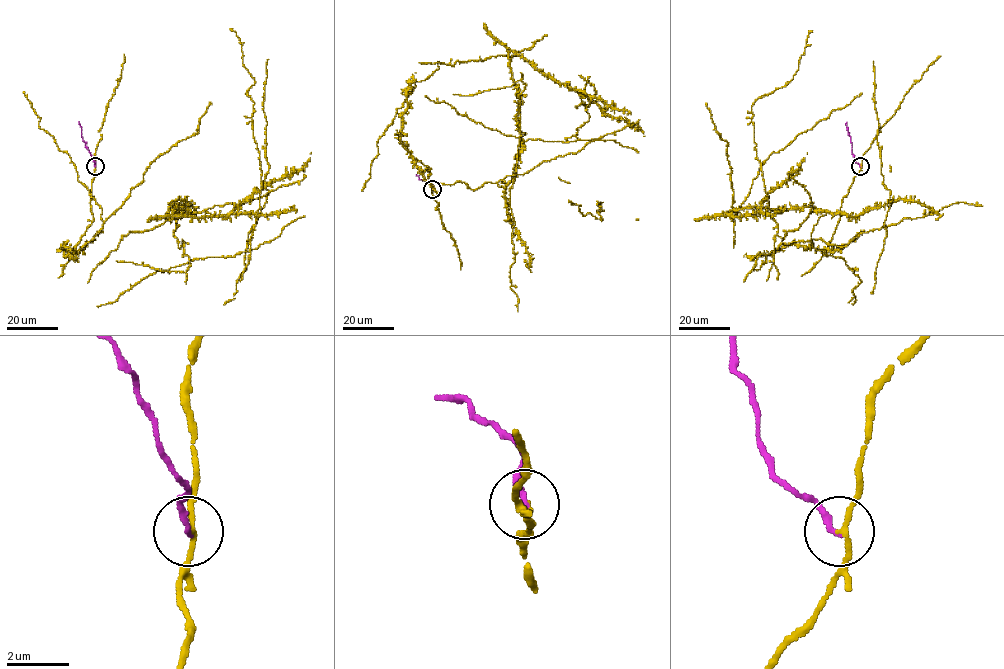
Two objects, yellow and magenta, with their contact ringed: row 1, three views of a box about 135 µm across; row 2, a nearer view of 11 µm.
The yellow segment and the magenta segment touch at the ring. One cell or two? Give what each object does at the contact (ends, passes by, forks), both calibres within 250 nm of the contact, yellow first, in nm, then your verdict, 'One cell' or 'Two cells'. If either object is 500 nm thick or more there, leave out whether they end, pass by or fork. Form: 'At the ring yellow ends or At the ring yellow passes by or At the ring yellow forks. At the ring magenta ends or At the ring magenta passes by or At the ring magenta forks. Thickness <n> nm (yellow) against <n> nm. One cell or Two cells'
At the ring yellow passes by. At the ring magenta ends. Thickness 150 nm (yellow) against 190 nm. Two cells

